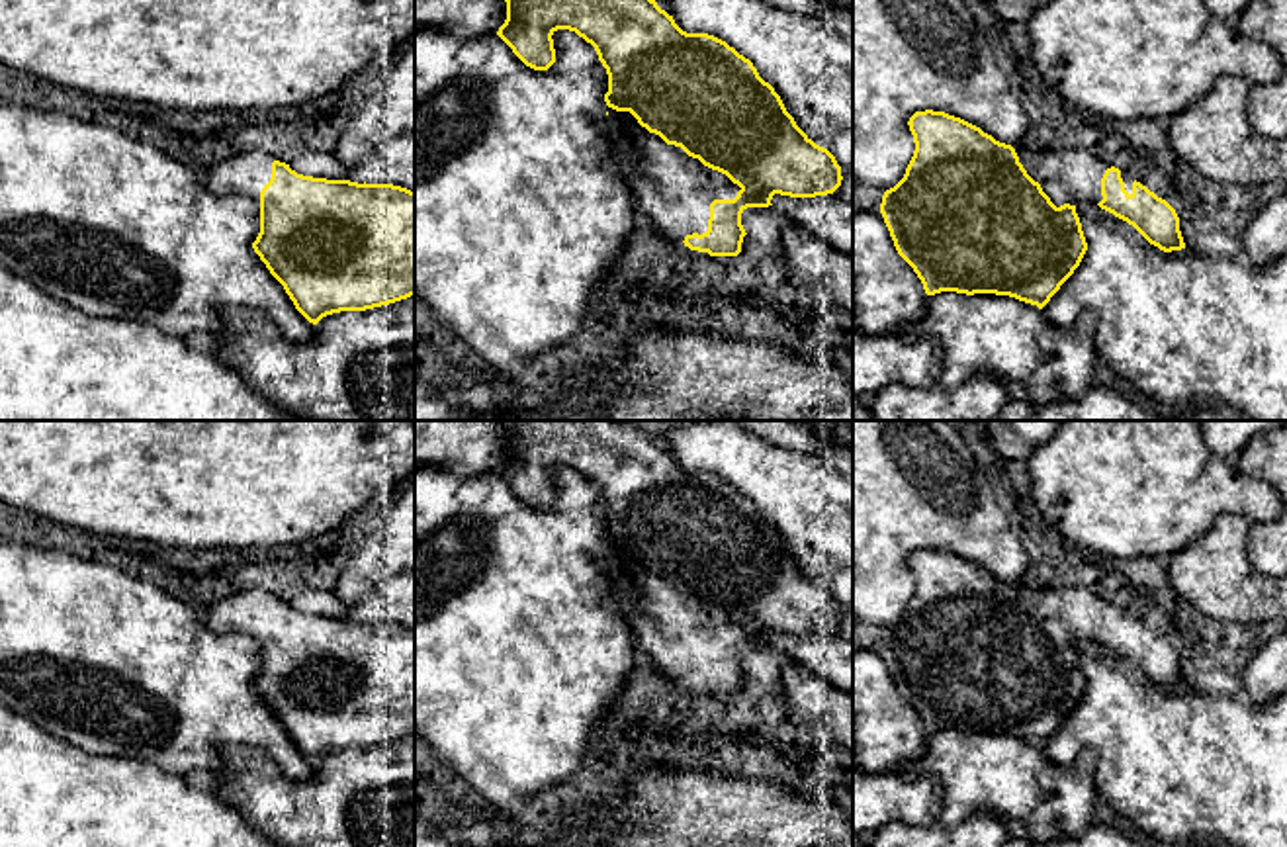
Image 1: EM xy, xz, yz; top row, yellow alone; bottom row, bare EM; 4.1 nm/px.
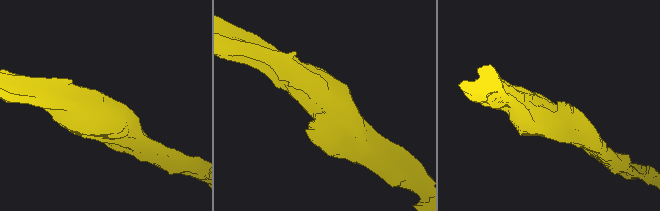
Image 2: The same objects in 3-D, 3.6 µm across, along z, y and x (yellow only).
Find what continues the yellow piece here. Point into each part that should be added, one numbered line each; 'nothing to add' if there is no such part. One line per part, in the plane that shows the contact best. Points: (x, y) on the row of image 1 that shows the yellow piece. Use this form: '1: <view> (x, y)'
1: xz (671, 190)

